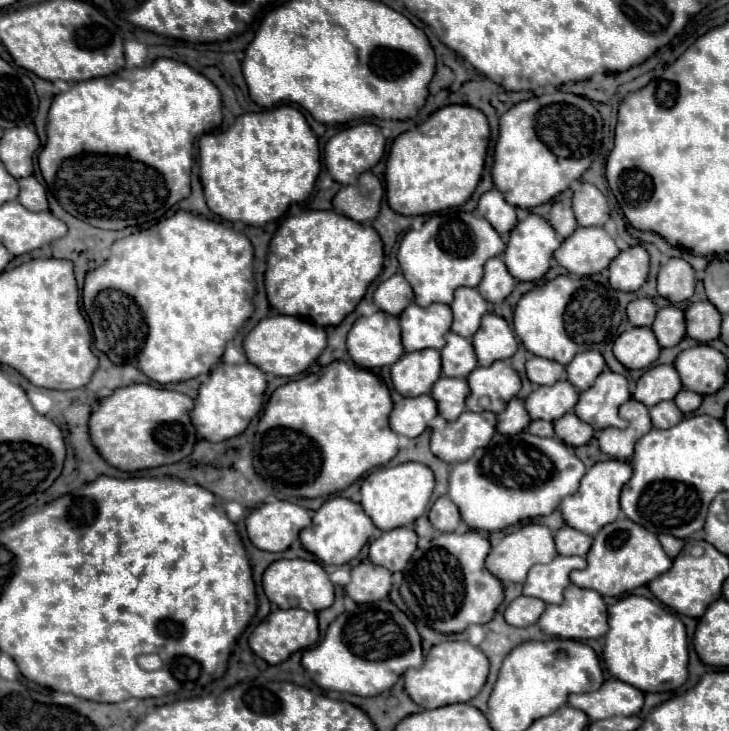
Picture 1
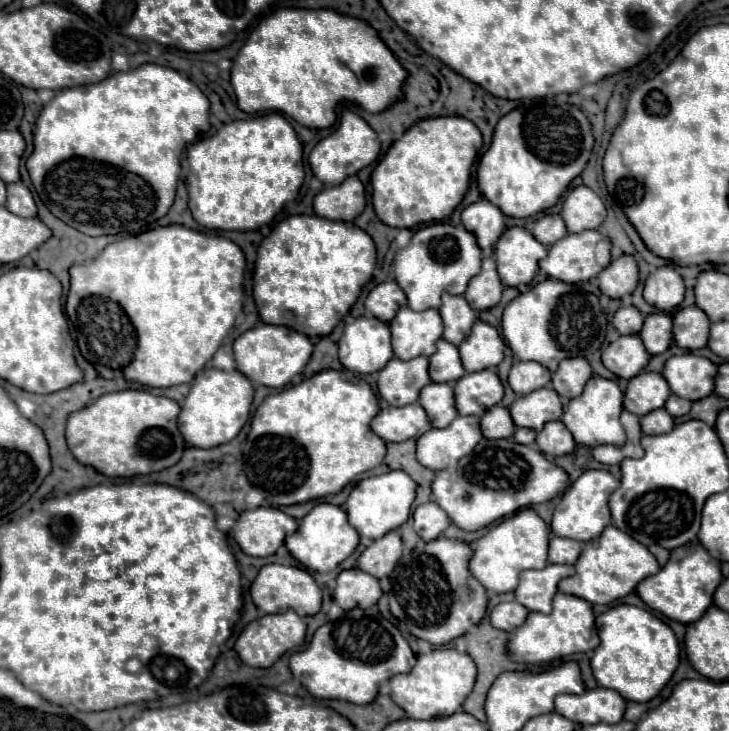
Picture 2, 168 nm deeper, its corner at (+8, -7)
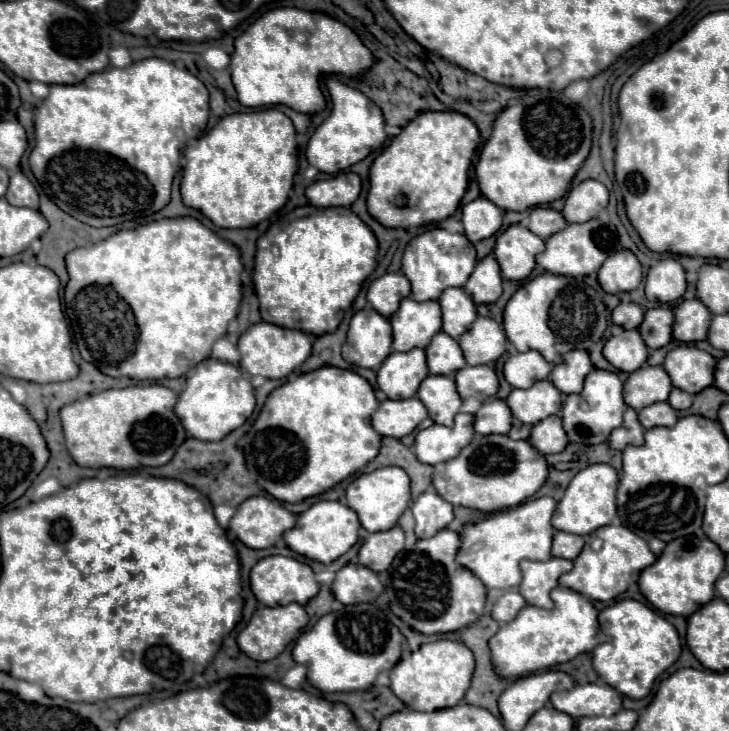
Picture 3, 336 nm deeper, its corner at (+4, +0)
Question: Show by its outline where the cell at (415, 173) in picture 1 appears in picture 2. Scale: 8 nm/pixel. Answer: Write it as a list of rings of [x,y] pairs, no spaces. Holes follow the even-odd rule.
[[[432,117],[422,119],[412,125],[392,147],[388,153],[378,161],[376,169],[372,171],[370,185],[372,185],[372,205],[378,219],[388,227],[406,227],[412,229],[420,223],[442,221],[452,215],[458,203],[464,199],[470,181],[470,167],[482,147],[482,135],[478,127],[464,117]]]

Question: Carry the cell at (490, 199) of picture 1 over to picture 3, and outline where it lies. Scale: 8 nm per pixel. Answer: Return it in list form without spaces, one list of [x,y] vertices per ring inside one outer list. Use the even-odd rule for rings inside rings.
[[[480,196],[462,208],[462,224],[470,242],[494,236],[502,226],[504,210]]]

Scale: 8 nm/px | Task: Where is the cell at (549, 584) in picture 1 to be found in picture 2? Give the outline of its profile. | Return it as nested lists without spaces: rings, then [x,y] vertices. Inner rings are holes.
[[[548,563],[538,571],[522,571],[520,583],[516,587],[516,601],[528,611],[538,611],[548,615],[552,611],[552,597],[558,591],[558,581],[574,573],[572,565],[552,565]]]

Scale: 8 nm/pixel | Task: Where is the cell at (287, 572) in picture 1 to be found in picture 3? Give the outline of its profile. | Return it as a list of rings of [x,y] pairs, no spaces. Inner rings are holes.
[[[266,556],[266,558],[262,558],[250,572],[250,584],[252,584],[254,596],[264,606],[284,606],[284,604],[290,604],[290,602],[304,606],[308,600],[312,600],[320,592],[320,584],[316,582],[312,568],[304,562],[298,562],[298,560],[286,558],[286,556]]]

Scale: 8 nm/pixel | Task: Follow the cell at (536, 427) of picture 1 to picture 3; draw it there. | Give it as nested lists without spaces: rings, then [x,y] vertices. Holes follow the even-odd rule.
[[[514,422],[514,426],[512,426],[512,430],[508,432],[508,436],[514,438],[514,440],[528,440],[528,438],[530,438],[530,430],[532,430],[530,424]]]

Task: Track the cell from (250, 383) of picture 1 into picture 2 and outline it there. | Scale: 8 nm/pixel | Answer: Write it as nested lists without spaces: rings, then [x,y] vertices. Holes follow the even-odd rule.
[[[206,367],[196,373],[190,385],[190,393],[186,395],[186,401],[178,415],[180,433],[184,435],[188,445],[200,449],[210,449],[228,443],[240,433],[244,423],[248,421],[252,397],[254,387],[240,371],[220,371],[214,367]]]

